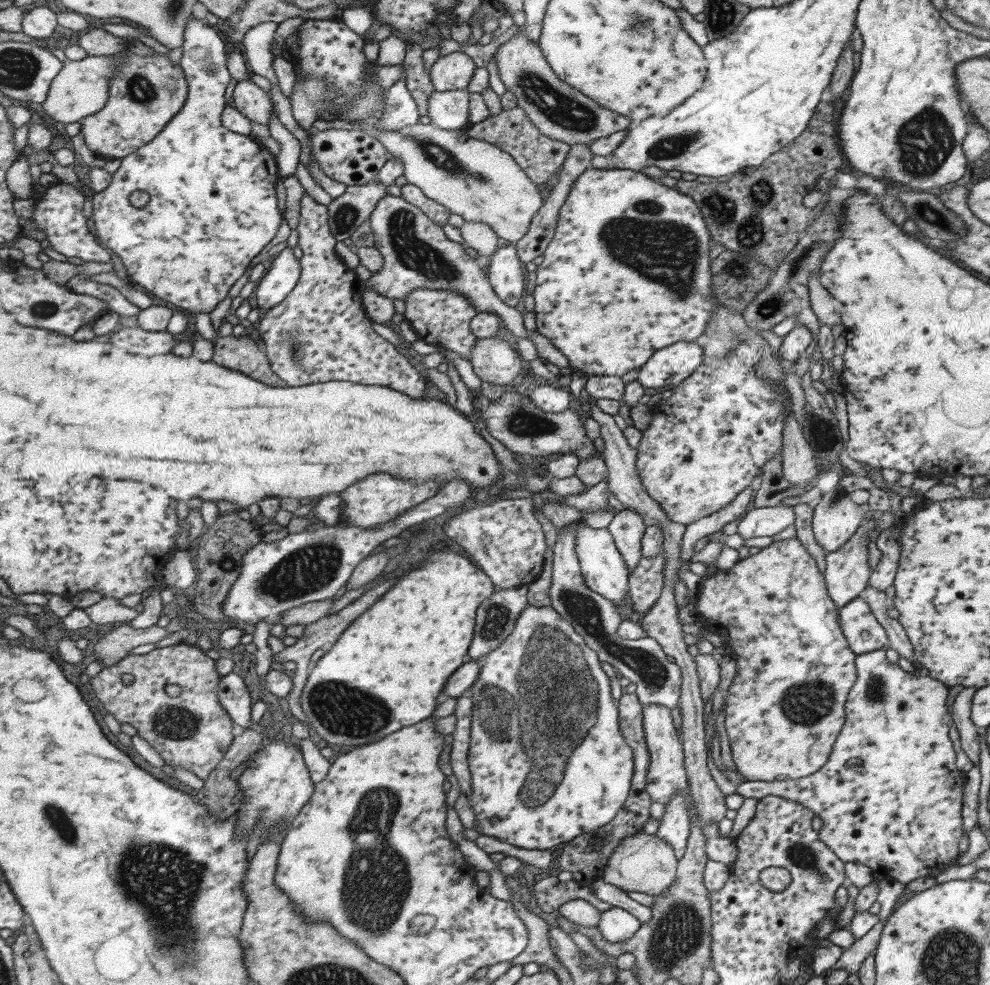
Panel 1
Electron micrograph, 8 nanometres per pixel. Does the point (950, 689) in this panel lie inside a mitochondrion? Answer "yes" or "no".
no

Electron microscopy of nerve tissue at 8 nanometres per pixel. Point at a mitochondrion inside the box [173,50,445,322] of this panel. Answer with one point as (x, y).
(346, 216)

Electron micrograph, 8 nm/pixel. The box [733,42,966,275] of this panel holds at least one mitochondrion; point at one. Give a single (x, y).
(926, 142)

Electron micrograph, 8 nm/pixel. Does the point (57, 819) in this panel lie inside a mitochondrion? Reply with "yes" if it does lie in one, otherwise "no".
yes

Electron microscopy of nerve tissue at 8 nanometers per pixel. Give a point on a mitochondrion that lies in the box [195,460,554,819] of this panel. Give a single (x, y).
(345, 711)

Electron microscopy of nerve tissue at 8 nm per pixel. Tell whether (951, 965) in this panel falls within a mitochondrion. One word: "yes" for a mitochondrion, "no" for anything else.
yes

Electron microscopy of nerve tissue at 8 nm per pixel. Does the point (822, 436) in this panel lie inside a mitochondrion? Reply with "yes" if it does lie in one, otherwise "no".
yes

